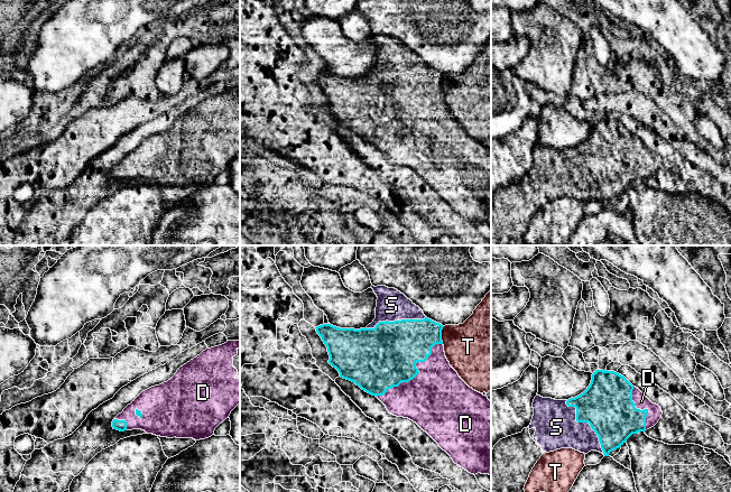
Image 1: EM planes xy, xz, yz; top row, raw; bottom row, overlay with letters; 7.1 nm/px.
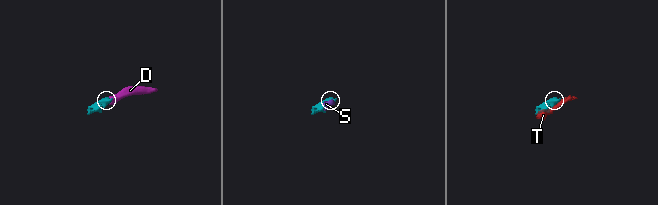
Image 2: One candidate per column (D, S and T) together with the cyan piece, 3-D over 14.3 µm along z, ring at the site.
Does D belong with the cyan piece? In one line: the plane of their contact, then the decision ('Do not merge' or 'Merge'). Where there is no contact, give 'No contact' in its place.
Touches cyan in xz. Merge

